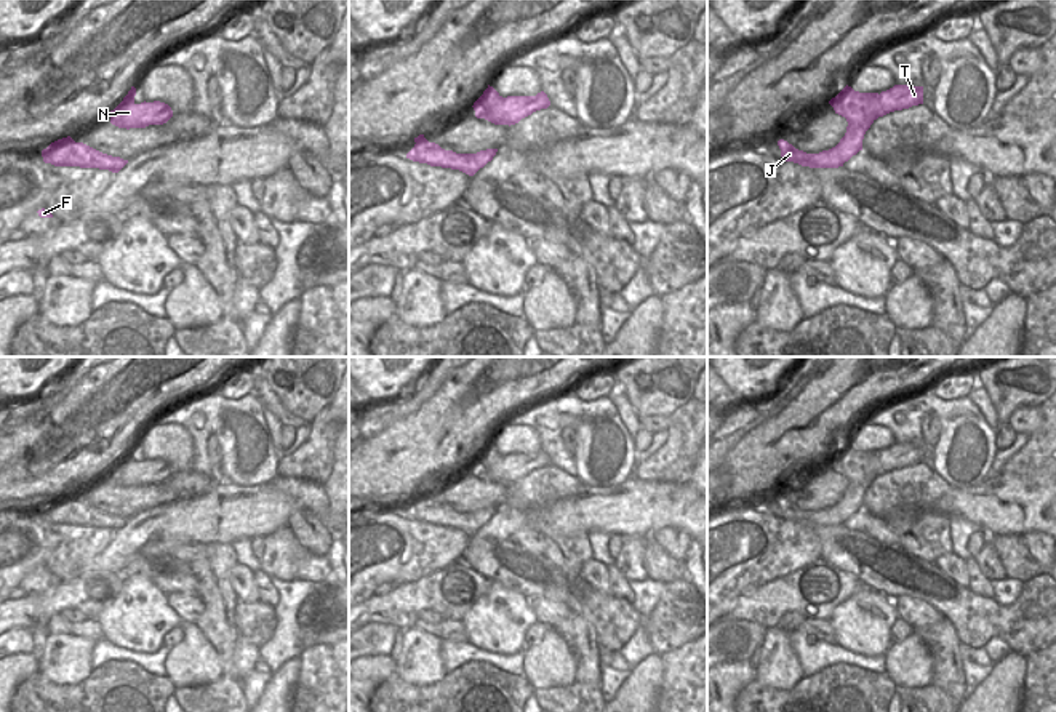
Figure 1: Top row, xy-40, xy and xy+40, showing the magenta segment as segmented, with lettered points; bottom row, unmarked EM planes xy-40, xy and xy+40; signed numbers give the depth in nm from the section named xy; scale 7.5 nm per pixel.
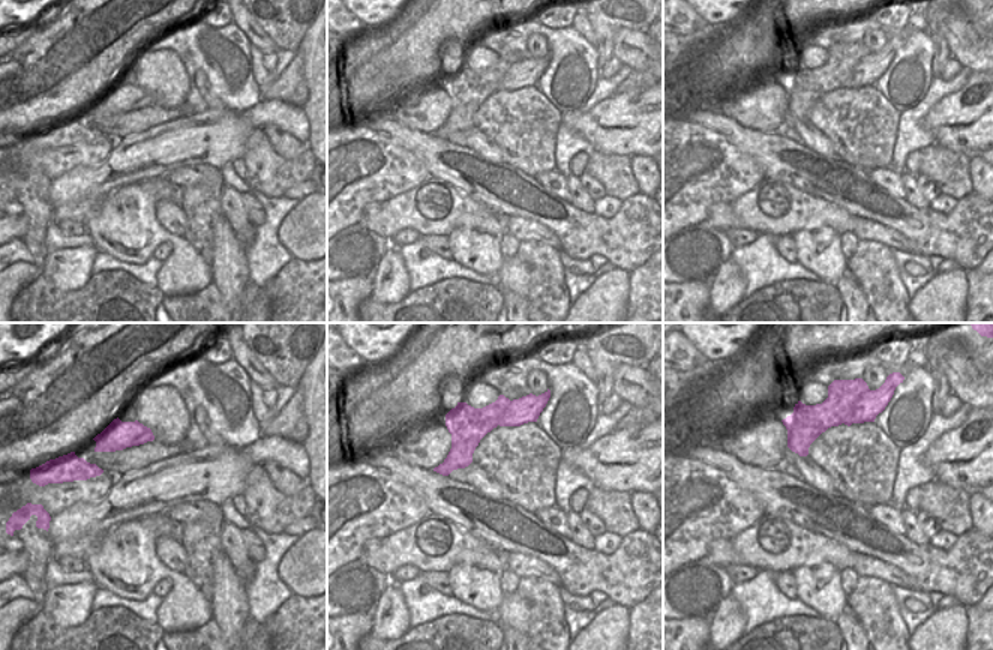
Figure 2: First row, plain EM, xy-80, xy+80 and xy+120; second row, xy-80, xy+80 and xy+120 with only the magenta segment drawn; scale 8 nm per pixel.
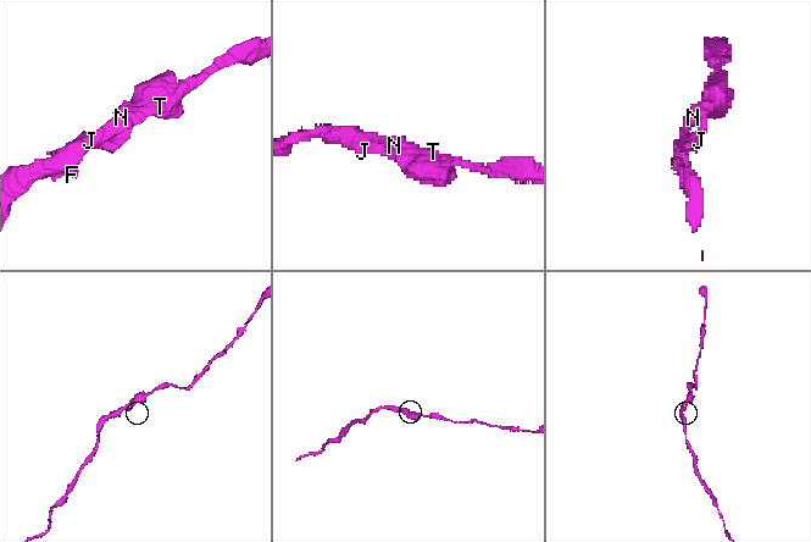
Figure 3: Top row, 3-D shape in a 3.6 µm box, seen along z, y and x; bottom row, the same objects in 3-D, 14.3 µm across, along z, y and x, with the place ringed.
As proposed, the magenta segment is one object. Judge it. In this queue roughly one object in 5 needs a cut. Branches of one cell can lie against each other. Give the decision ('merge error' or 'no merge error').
no merge error

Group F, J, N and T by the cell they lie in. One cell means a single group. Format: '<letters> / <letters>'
F J N T

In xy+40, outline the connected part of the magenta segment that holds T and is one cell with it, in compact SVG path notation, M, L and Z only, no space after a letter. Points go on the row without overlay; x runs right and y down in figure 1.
M846 443L829 462L835 472L845 475L848 480L846 491L840 501L819 512L806 512L779 498L778 504L782 518L810 526L843 525L845 520L862 509L864 493L878 475L923 462L923 445L894 443L878 453L859 451Z

